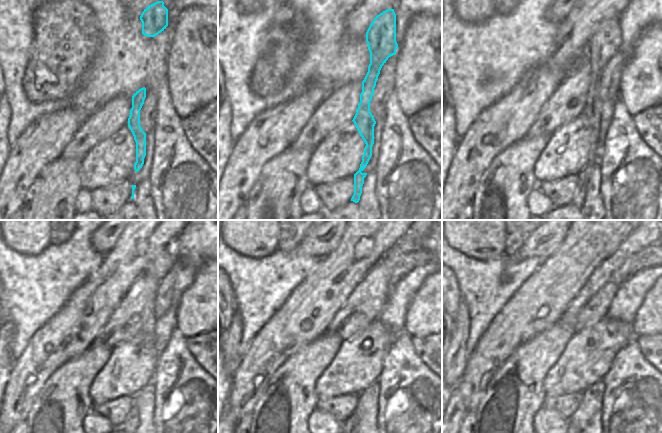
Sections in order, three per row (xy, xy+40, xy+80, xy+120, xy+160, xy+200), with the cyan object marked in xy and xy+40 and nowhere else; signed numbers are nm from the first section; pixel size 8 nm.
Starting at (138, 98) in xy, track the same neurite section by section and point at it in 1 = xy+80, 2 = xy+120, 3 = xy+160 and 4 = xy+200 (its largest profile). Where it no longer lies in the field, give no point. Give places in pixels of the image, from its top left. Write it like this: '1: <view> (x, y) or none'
1: xy+80 (605, 42)
2: xy+120 (158, 268)
3: xy+160 (351, 423)
4: xy+200 (569, 423)

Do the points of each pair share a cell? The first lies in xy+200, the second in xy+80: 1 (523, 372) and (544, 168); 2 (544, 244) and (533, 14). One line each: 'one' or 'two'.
1: two
2: two

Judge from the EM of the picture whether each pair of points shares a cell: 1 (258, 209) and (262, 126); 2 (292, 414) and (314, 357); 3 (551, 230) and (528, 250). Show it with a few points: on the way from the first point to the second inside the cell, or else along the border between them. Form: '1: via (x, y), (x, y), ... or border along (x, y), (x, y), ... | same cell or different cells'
1: border along (277, 155), (262, 168), (258, 179), (249, 192) | different cells
2: via (292, 400), (292, 386), (301, 371) | same cell
3: via (545, 235), (541, 236), (534, 244) | same cell

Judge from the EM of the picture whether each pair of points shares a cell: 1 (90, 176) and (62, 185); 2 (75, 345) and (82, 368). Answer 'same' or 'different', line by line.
1: different
2: different

